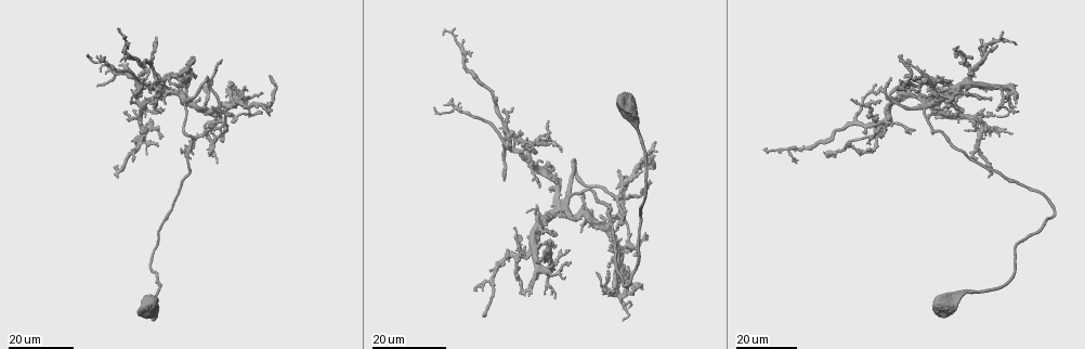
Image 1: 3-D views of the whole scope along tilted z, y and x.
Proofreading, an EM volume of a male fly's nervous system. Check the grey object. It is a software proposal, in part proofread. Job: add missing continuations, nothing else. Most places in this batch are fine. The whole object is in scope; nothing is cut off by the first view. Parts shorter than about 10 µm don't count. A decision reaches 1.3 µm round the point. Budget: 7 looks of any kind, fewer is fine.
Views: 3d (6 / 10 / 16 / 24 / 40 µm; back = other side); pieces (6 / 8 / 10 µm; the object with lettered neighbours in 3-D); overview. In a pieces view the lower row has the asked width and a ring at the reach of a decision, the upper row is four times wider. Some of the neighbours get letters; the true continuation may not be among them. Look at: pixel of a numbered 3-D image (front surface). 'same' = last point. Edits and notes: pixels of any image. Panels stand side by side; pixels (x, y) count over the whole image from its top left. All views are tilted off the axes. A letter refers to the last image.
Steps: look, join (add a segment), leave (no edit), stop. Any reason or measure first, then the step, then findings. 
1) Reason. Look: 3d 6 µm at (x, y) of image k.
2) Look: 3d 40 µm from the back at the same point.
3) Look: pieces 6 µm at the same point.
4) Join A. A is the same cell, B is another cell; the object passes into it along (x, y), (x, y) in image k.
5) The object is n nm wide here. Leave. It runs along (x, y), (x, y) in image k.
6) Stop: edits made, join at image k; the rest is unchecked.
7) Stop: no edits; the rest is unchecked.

Branch stops here. Look: 3d 24 µm at (516, 227) of image 1.

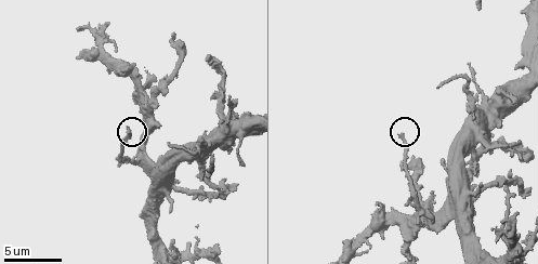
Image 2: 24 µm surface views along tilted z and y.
Look: pieces 8 µm at (400, 136) of image 2.

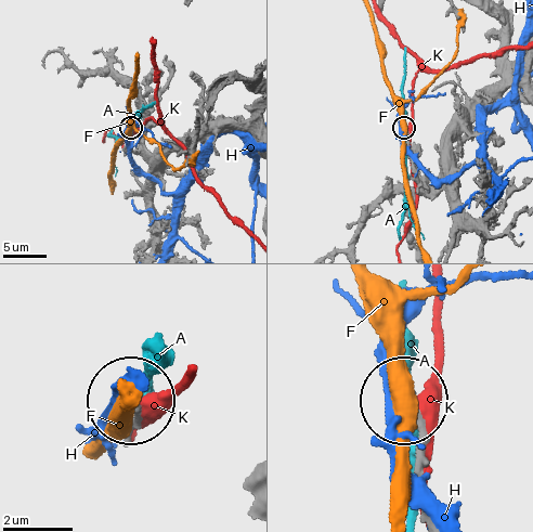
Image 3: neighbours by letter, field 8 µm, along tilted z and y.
Leave. A, F, H and K are other cells; no lettered segment goes on from it.

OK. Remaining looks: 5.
Branch stops here. Look: pieces 10 µm at (237, 183) of image 2.

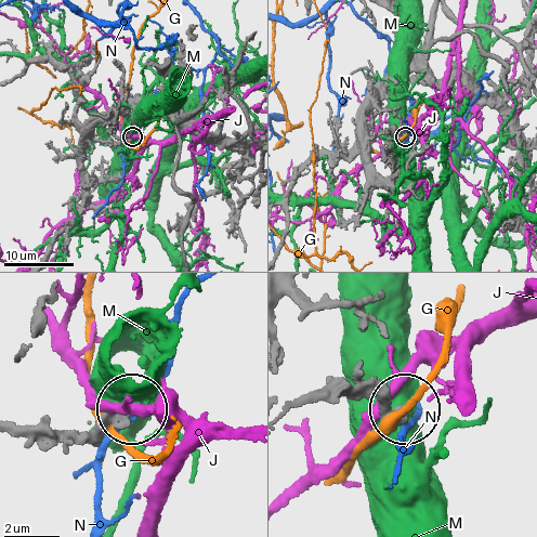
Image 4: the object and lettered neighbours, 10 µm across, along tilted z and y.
Leave. G, J, M and N are other cells; no lettered segment goes on from it.

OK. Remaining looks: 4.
Look: 3d 16 µm at (979, 37) of image 1.

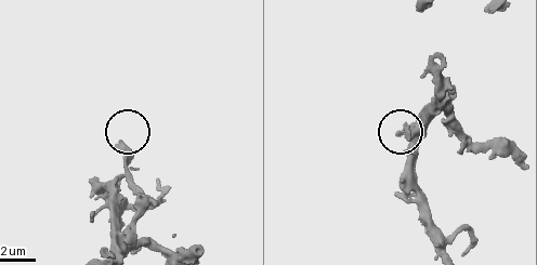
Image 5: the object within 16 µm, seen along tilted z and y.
Look: pieces 6 µm at (399, 132) of image 5.

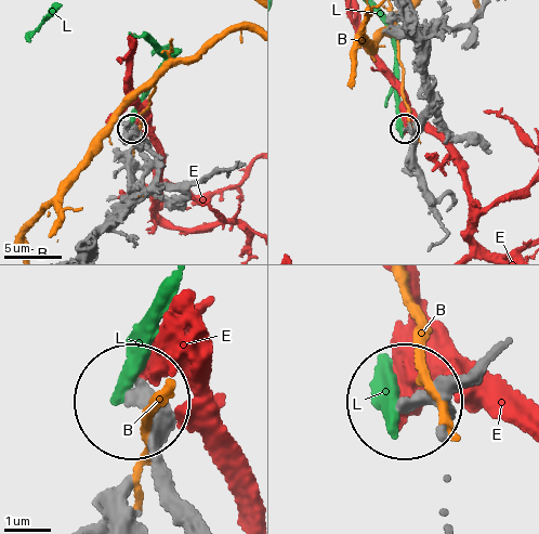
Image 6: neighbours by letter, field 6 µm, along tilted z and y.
Leave. B, E and L are other cells; it runs along (185, 510), (155, 477), (141, 401) in image 6; none of them fits.

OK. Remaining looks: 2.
Branch stops here. Look: 3d 24 µm at (445, 33) of image 1.

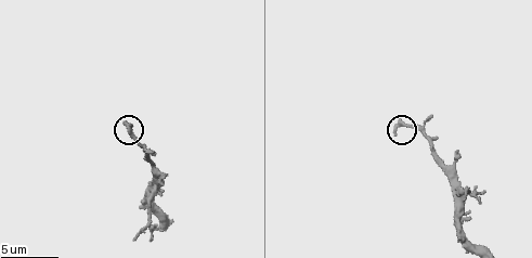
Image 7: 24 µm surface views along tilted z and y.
What lies round it. Look: pieces 6 µm at (123, 121) of image 7.

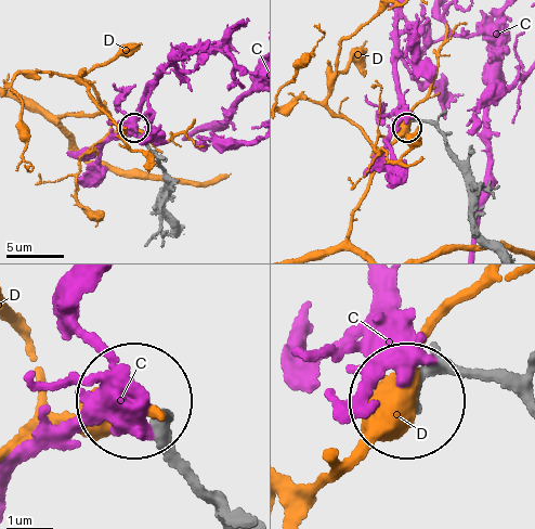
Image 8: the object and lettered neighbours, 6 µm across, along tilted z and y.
Leave. C and D are other cells; it runs along (522, 400), (470, 376), (412, 395) in image 8; no lettered segment goes on from it.

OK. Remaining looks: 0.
Stop: no edits; the rest is unchecked.

